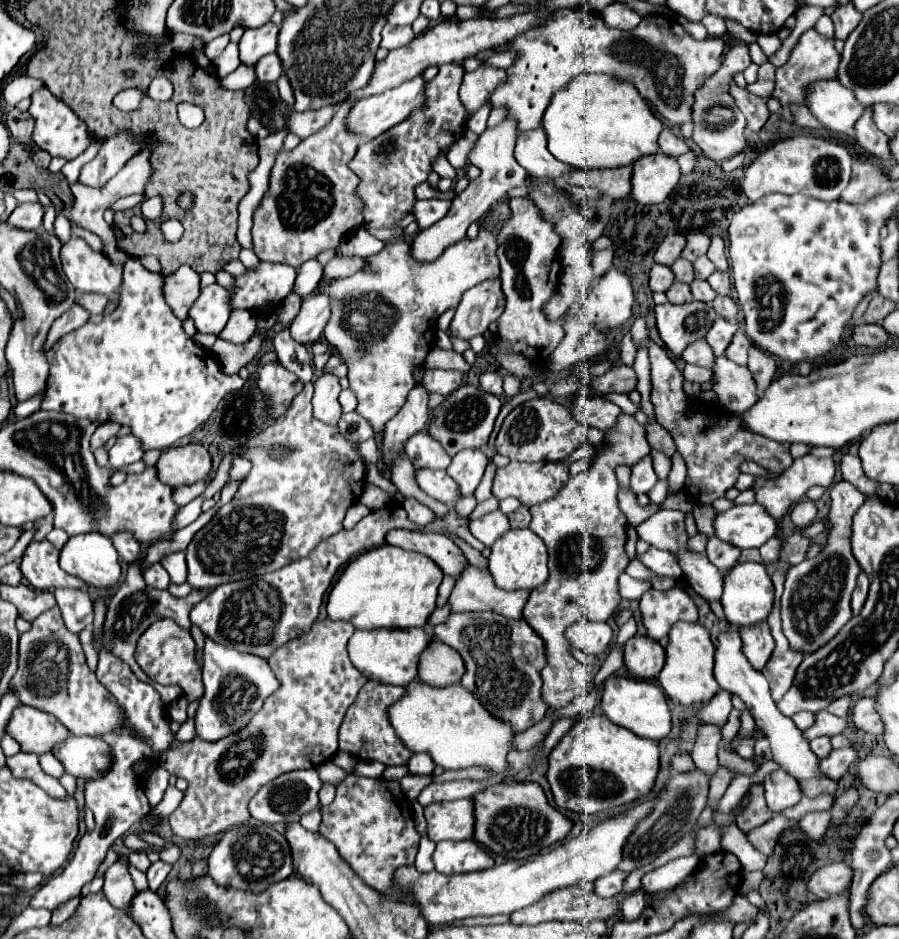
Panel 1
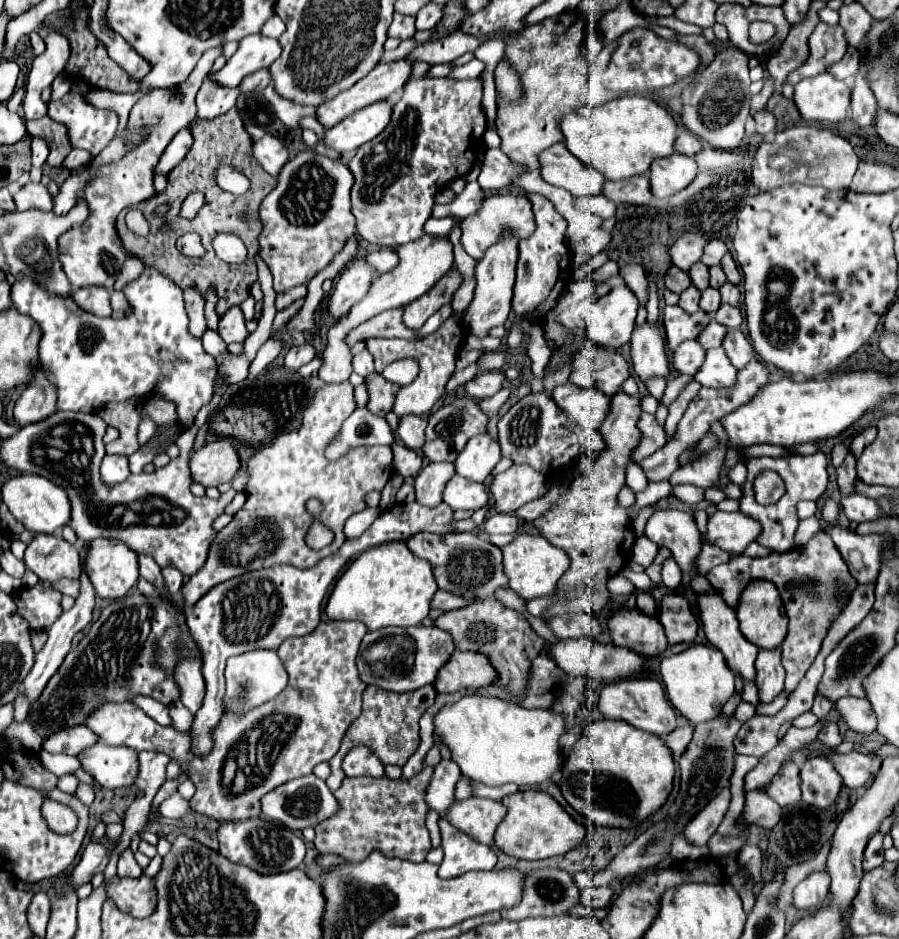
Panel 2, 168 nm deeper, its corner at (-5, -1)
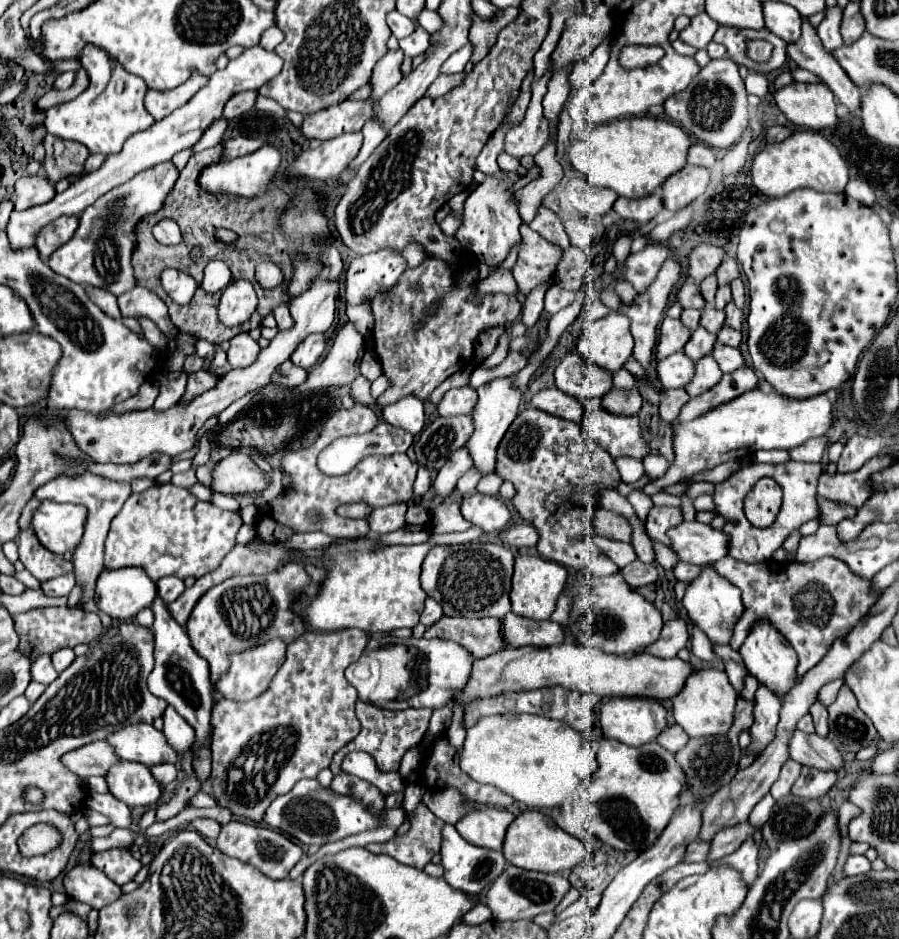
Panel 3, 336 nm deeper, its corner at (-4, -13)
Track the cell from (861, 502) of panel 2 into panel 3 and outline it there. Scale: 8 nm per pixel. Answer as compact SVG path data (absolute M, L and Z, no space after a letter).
M818 497L818 507L820 507L820 521L822 523L840 523L842 519L850 519L852 515L856 515L854 507L848 507L844 503L832 503L832 501L824 501Z

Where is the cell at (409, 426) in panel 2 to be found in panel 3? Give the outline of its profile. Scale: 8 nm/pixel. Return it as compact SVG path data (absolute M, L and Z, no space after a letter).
M408 397L408 399L400 399L400 403L392 403L392 407L384 407L382 419L412 435L418 435L424 427L424 409L420 399Z

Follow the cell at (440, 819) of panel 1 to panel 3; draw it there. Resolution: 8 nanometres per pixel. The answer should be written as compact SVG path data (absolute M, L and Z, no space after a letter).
M478 809L456 823L456 831L472 845L502 851L508 825L516 819L510 811Z

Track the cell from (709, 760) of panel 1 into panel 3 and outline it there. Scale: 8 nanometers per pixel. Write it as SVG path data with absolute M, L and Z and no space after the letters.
M724 661L724 665L726 665L726 673L728 673L728 677L730 677L730 683L732 683L732 687L736 689L736 693L738 693L738 697L740 697L742 687L744 687L746 669L742 669L742 665L738 665L738 663L734 663L734 661Z

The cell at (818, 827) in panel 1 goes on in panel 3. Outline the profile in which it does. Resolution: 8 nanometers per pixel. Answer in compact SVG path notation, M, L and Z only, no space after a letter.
M804 767L792 787L792 793L804 799L820 799L832 789L834 783L836 783L834 773L822 773L822 771L812 771Z

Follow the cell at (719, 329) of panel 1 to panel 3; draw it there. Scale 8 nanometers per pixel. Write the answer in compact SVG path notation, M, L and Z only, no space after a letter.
M698 327L698 329L692 333L690 341L684 345L684 353L686 353L692 361L696 361L696 359L702 359L702 357L710 355L714 343L716 343L716 335L712 335L710 331L704 331L704 327Z

